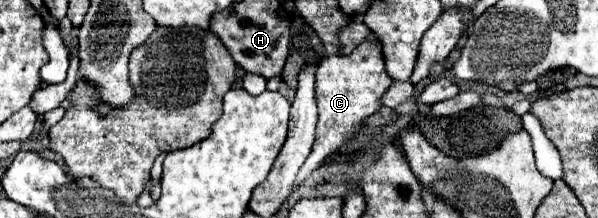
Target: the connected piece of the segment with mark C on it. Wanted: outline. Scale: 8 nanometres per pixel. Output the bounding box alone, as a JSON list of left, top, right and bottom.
[298,42,392,182]

